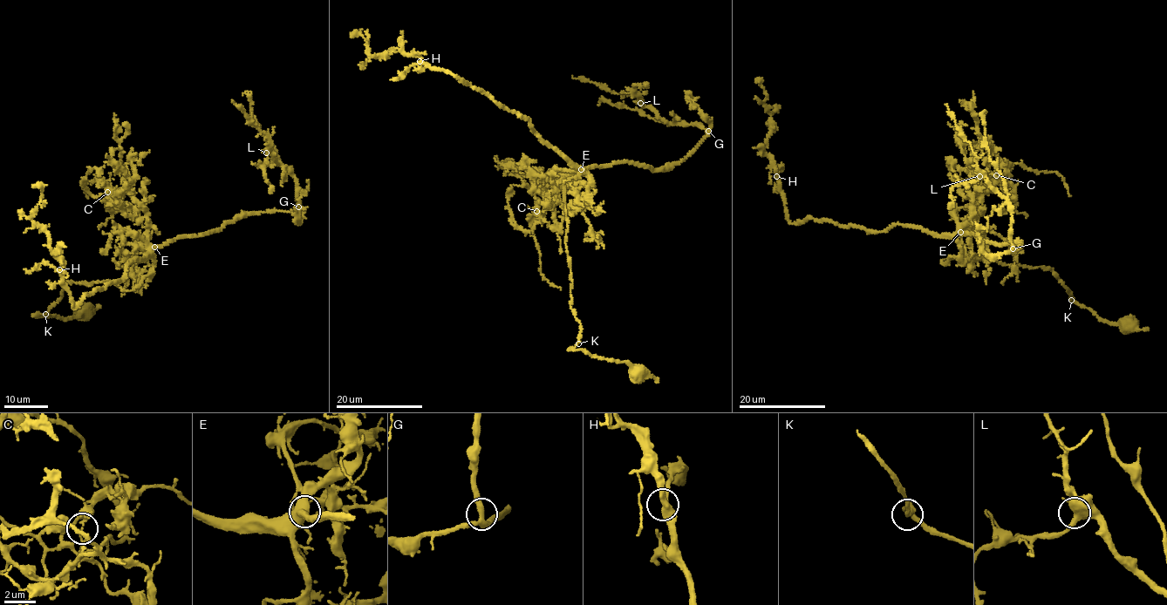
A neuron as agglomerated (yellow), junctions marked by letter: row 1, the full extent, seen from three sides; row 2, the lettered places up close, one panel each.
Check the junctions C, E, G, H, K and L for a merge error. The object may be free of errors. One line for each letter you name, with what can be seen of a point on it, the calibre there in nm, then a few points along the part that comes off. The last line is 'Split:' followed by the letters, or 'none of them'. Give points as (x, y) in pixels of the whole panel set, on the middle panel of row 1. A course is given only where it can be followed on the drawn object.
C: at (536, 211); 140 nm thick; foreign part runs (536, 211), (531, 216), (533, 234), (540, 254), (540, 272), (562, 289)
Split: C

